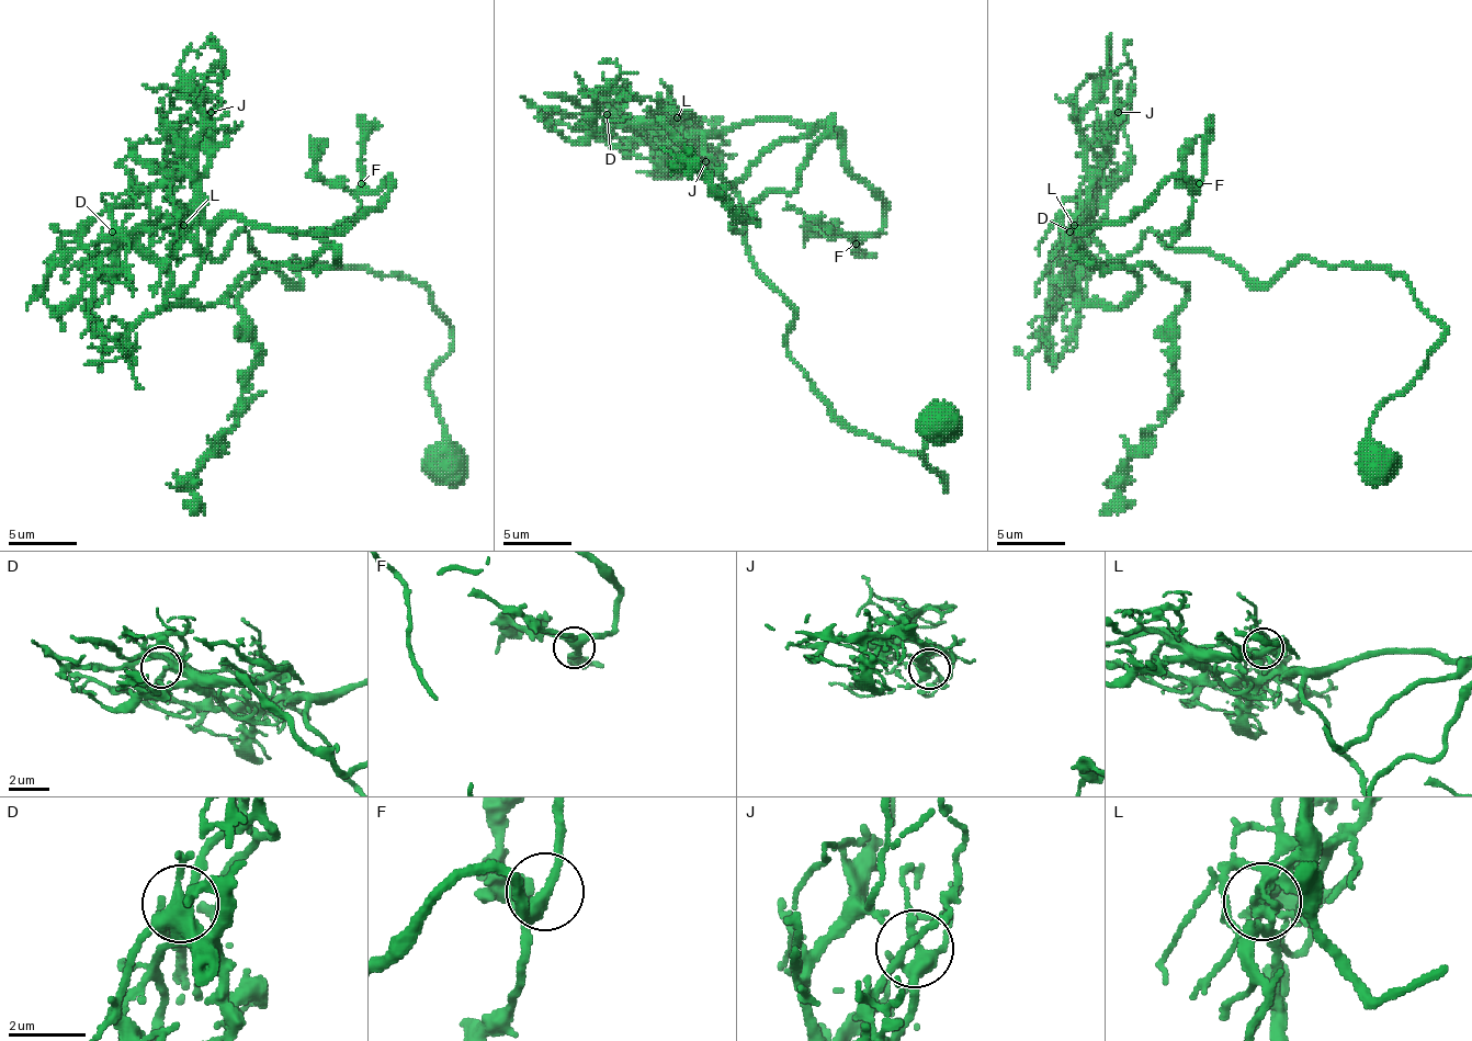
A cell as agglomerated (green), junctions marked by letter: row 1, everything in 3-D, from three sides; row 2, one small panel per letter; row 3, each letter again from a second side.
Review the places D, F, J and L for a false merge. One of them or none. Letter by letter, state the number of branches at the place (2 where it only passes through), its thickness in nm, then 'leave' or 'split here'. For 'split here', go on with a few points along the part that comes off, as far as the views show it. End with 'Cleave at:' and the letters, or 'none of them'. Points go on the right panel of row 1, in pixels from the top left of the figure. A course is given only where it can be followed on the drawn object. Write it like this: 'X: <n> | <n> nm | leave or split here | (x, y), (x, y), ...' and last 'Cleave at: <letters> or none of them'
D: 6 | 320 nm | leave
F: 4 | 360 nm | leave
J: 3 | 140 nm | leave
L: 6 | 200 nm | split here | (1073, 225), (1079, 300), (1138, 290), (1079, 248), (1186, 296), (1168, 416), (1100, 515)
Cleave at: L

